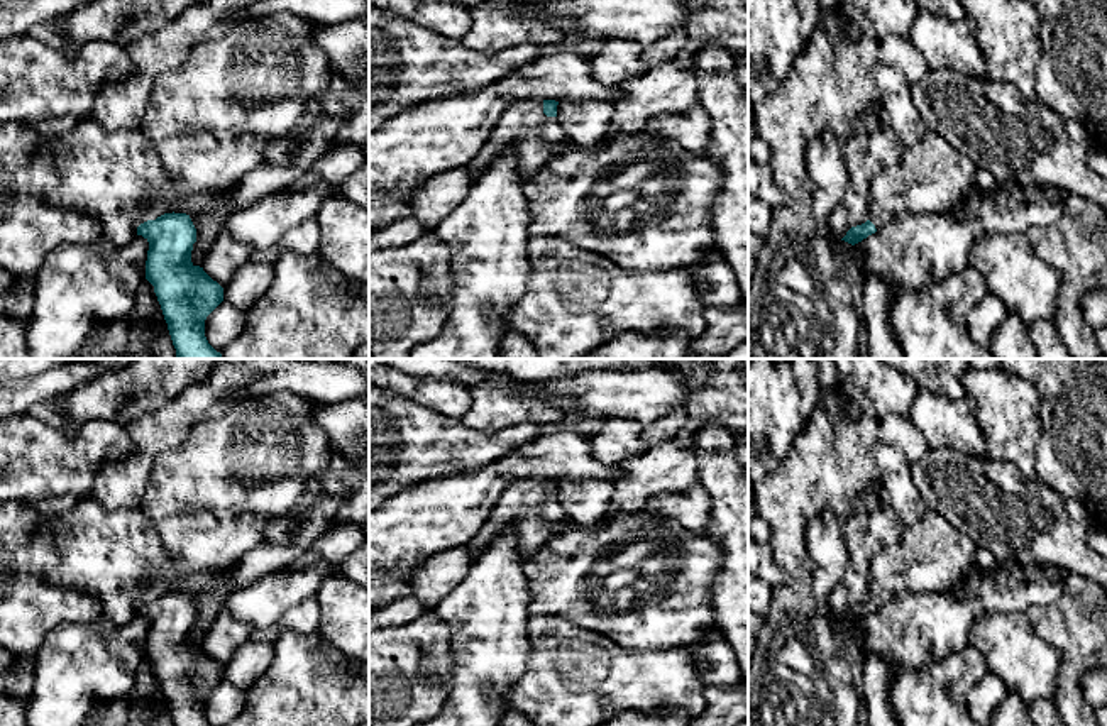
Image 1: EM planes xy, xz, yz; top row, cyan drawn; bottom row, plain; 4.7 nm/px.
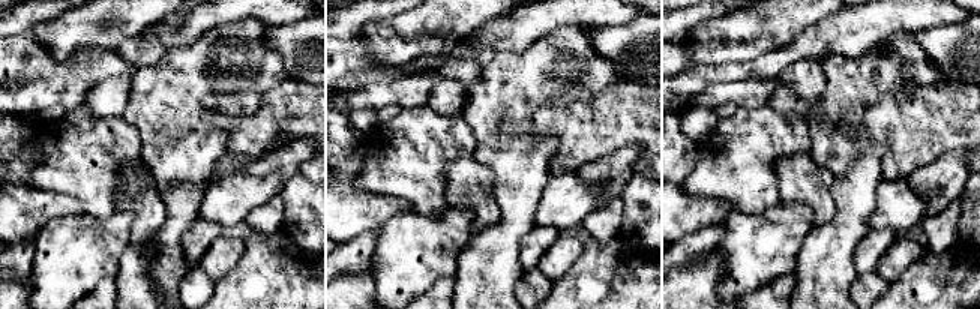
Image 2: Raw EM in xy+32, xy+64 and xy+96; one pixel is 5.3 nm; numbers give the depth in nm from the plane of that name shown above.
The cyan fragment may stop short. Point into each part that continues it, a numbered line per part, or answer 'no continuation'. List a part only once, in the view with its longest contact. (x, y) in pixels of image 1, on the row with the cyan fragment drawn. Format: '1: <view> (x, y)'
1: xz (523, 127)

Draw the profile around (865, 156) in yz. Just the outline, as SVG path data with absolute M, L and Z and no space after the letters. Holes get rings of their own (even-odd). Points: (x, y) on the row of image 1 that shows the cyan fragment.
M885 122L870 135L855 135L843 142L848 184L843 200L828 218L828 234L841 240L851 227L868 220L870 184L885 168L899 162L904 149Z

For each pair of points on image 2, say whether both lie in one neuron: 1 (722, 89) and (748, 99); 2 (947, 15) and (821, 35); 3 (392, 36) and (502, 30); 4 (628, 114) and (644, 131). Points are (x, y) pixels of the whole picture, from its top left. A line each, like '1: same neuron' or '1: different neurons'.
1: same neuron
2: same neuron
3: different neurons
4: same neuron

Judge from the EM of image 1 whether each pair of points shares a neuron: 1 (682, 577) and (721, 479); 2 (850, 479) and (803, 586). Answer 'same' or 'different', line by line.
1: different
2: same

